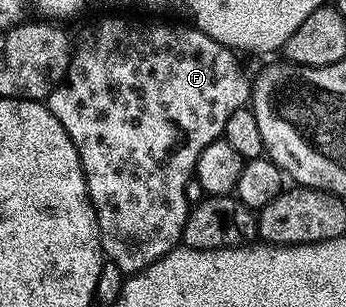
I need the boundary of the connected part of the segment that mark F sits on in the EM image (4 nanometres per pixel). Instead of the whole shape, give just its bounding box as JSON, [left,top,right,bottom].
[47,18,251,276]

